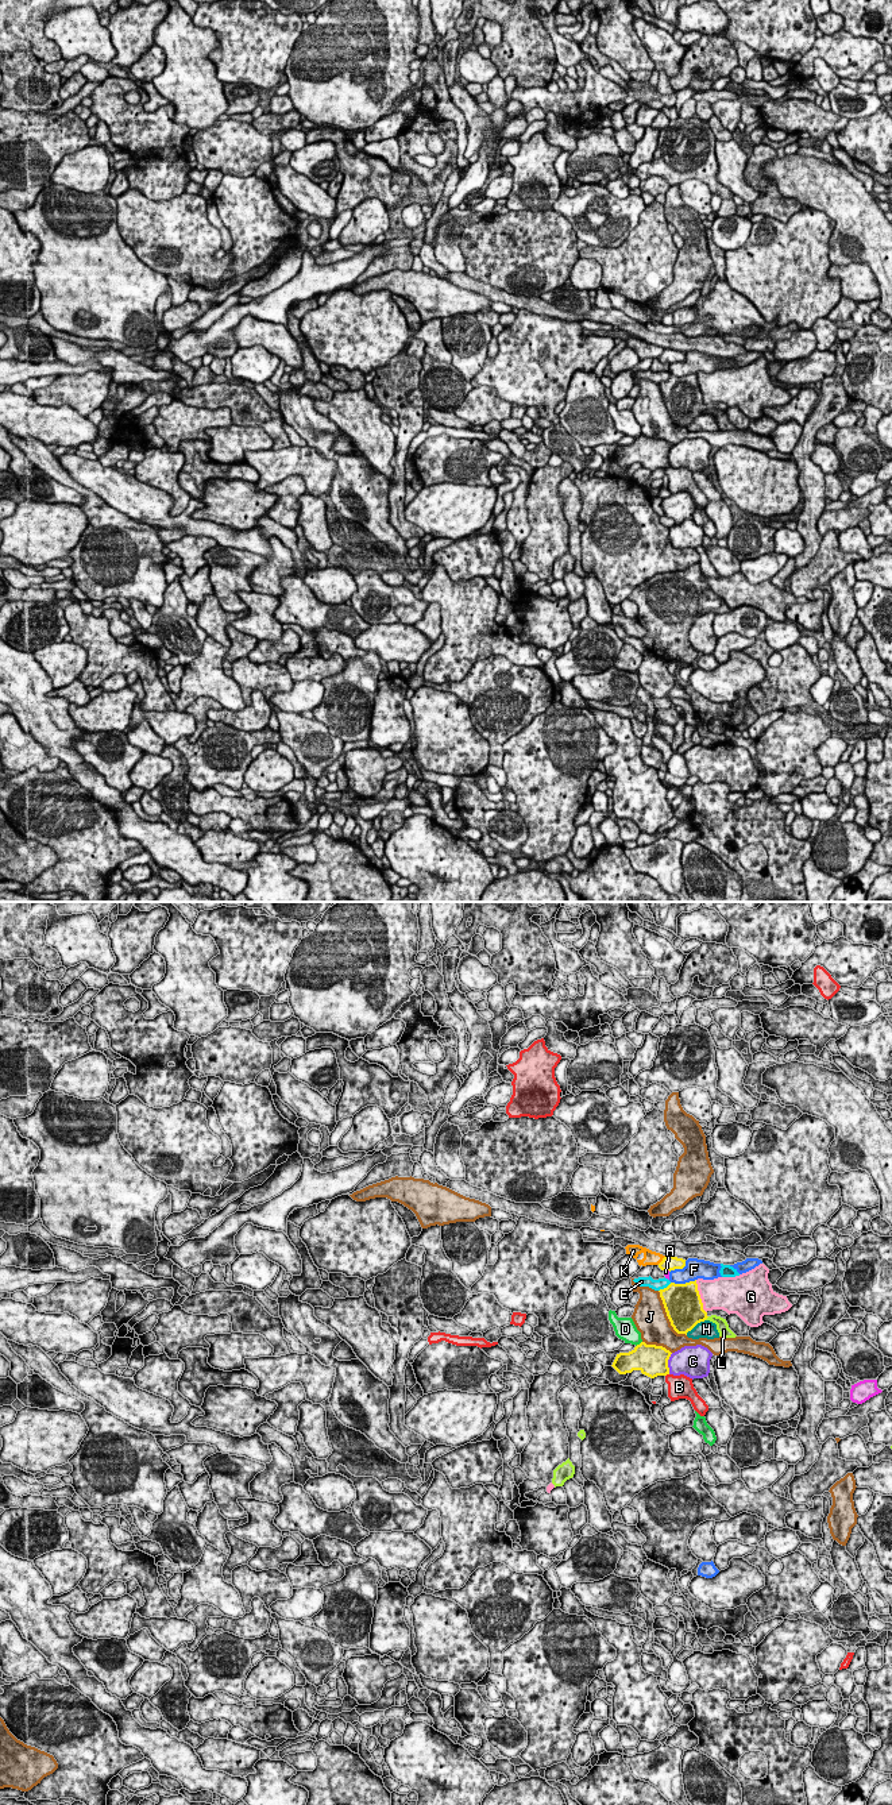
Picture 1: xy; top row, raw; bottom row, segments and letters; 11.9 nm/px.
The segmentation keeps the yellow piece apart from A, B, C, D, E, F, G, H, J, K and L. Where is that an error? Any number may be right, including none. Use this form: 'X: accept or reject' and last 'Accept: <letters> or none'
A: reject
B: reject
C: reject
D: reject
E: reject
F: reject
G: reject
H: reject
J: reject
K: reject
L: reject
Accept: none

